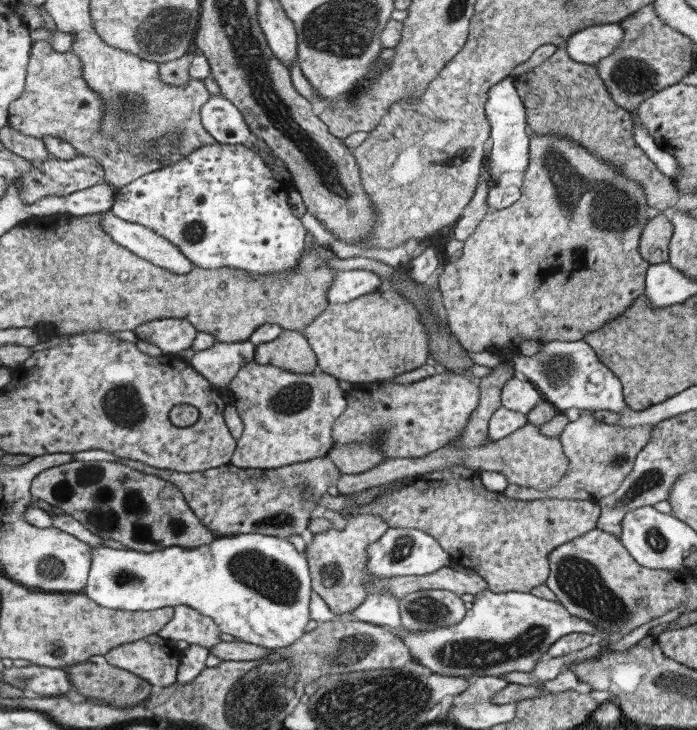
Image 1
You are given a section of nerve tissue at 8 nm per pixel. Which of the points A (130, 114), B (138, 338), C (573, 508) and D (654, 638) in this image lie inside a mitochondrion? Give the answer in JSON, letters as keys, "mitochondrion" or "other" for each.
{"A":"mitochondrion","B":"other","C":"other","D":"other"}

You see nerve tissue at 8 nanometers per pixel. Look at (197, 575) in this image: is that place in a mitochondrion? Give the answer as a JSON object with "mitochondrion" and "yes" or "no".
{"mitochondrion":"no"}

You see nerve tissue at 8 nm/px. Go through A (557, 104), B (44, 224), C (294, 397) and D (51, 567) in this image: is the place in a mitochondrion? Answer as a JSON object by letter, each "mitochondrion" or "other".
{"A":"other","B":"other","C":"mitochondrion","D":"mitochondrion"}

